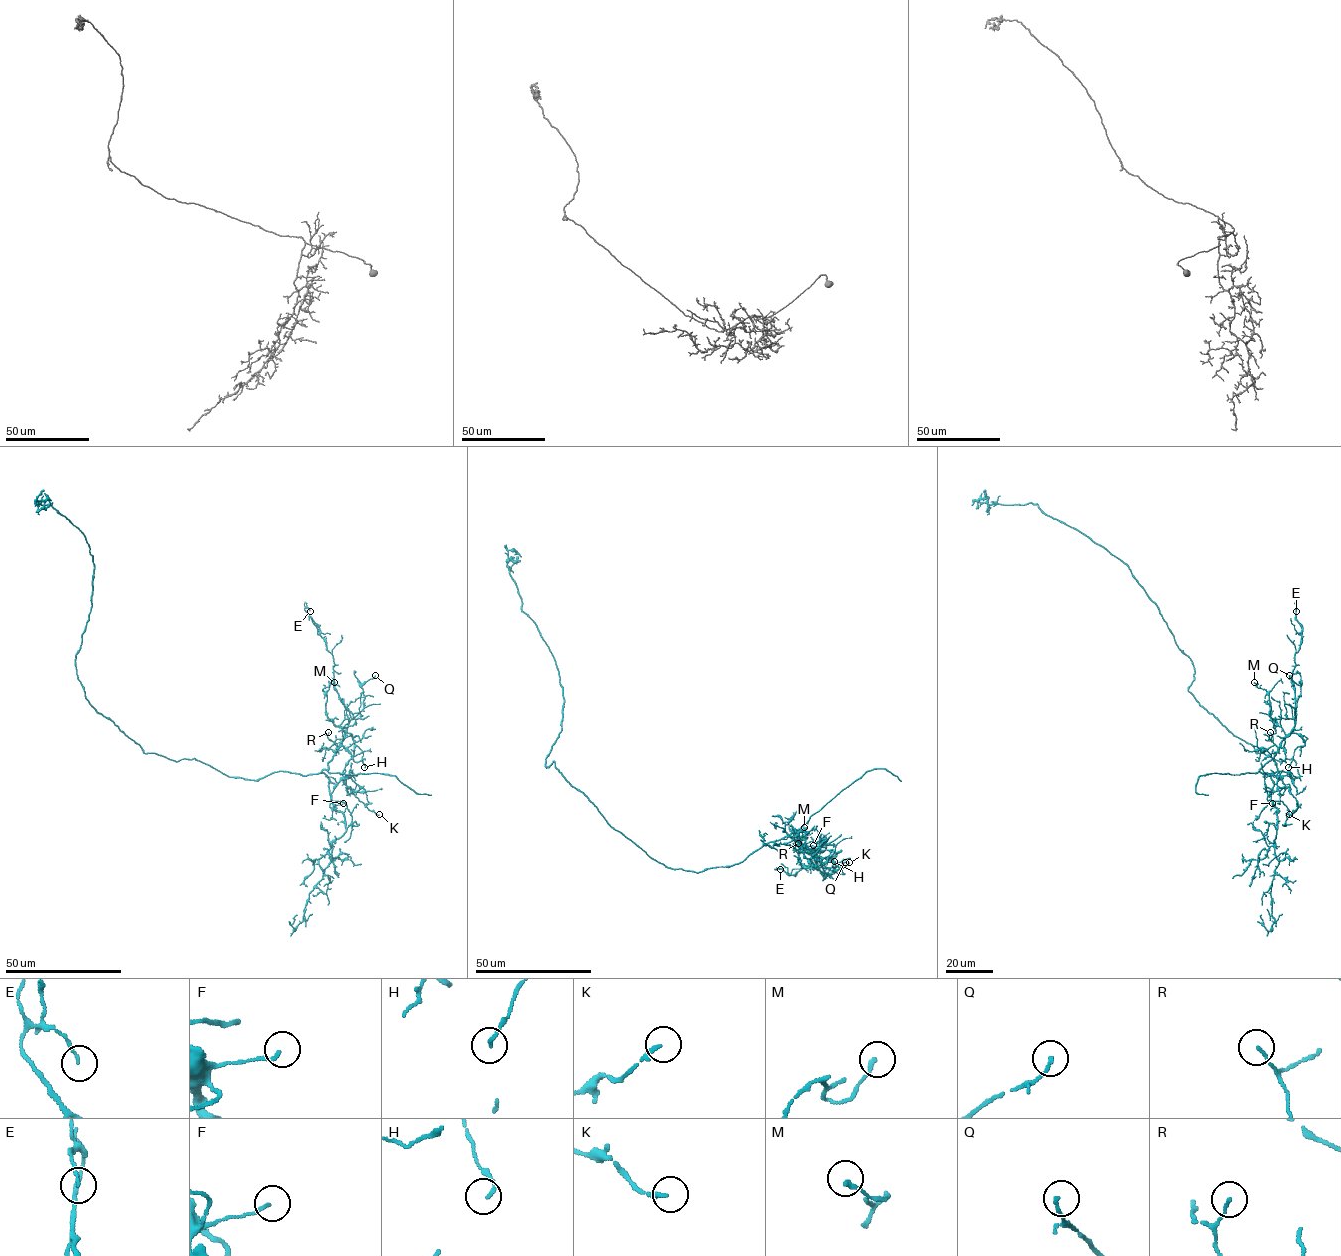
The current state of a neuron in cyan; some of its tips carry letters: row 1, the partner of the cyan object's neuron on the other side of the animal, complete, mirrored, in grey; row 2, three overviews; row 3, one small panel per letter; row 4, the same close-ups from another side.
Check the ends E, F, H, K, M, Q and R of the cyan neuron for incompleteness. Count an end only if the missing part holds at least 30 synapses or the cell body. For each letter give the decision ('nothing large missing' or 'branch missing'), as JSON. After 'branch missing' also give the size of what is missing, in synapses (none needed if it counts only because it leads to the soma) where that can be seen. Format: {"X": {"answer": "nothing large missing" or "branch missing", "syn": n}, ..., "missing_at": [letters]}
{"E": {"answer": "nothing large missing"}, "F": {"answer": "nothing large missing"}, "H": {"answer": "nothing large missing"}, "K": {"answer": "nothing large missing"}, "M": {"answer": "nothing large missing"}, "Q": {"answer": "nothing large missing"}, "R": {"answer": "nothing large missing"}, "missing_at": []}

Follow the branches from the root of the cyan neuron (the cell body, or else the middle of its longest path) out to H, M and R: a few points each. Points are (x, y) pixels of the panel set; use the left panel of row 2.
H: (136, 742), (145, 753), (195, 758), (229, 776), (258, 780), (278, 771), (327, 769), (349, 733), (364, 767)
M: (136, 742), (145, 753), (195, 758), (229, 776), (319, 774), (344, 738), (326, 712), (323, 689), (334, 682)
R: (136, 742), (145, 753), (195, 758), (229, 776), (258, 780), (278, 771), (327, 769), (337, 746), (328, 732)

